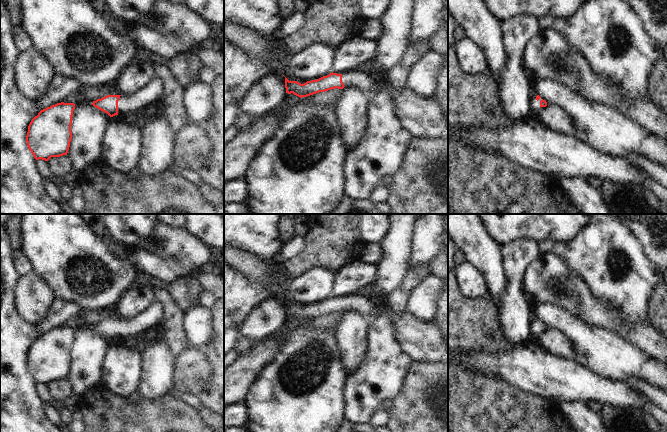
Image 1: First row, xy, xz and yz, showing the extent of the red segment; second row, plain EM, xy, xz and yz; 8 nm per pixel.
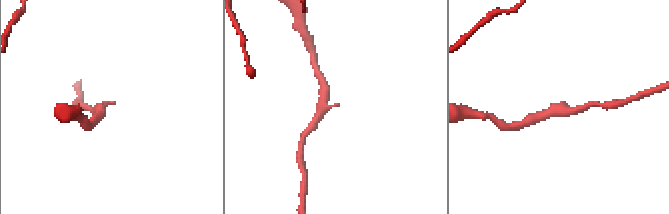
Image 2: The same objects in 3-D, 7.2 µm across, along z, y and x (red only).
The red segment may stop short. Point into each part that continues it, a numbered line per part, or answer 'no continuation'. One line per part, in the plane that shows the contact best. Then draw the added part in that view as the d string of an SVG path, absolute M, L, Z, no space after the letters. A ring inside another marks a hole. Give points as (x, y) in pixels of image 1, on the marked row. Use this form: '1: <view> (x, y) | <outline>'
1: yz (536, 108) | M536 96L532 98L532 113L533 115L537 115L540 113L540 111L542 109L544 109L545 107L541 107L540 106L540 101L542 100L542 98L540 98L538 101L536 100Z

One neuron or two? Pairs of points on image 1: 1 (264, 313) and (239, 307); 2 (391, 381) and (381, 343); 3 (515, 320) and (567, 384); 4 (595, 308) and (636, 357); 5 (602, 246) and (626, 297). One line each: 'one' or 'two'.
1: two
2: one
3: two
4: two
5: one

